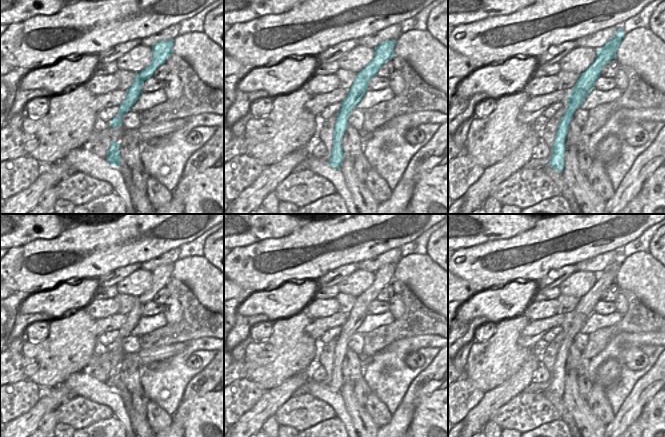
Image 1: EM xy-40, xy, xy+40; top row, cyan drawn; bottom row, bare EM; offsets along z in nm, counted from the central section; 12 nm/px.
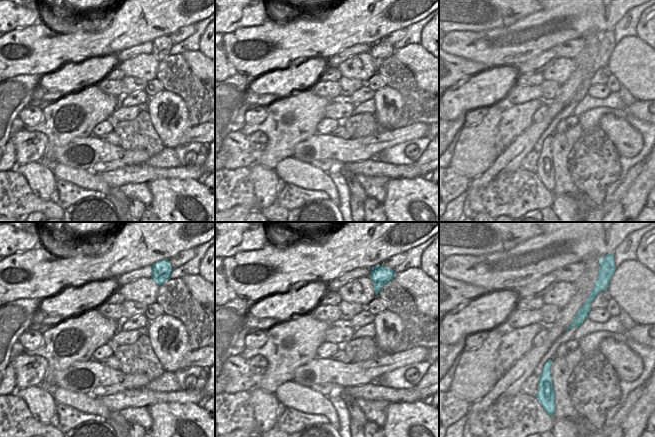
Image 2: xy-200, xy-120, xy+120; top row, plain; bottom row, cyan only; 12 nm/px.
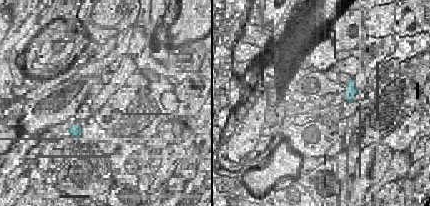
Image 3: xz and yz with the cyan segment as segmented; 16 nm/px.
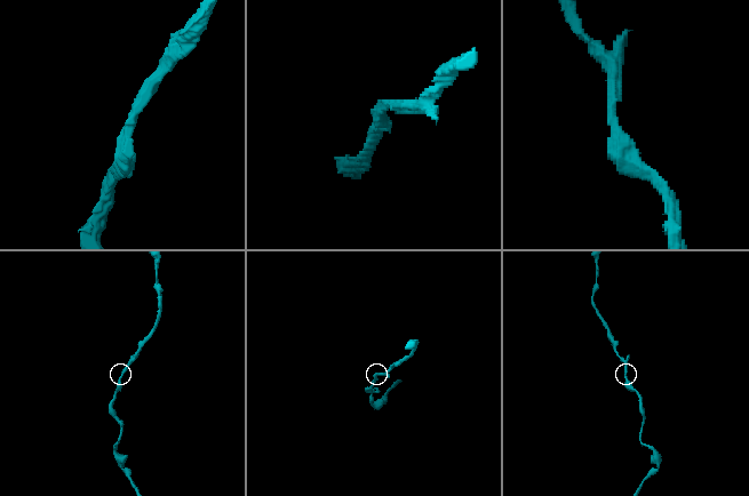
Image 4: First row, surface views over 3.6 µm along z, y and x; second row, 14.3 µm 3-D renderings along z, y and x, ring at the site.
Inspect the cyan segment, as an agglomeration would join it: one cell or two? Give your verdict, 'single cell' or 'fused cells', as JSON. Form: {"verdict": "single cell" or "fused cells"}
{"verdict": "single cell"}

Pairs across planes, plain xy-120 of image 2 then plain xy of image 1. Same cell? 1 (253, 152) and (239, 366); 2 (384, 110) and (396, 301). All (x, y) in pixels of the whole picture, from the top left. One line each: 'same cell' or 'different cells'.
1: same cell
2: same cell

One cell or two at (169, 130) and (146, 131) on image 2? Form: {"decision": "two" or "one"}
{"decision": "two"}

